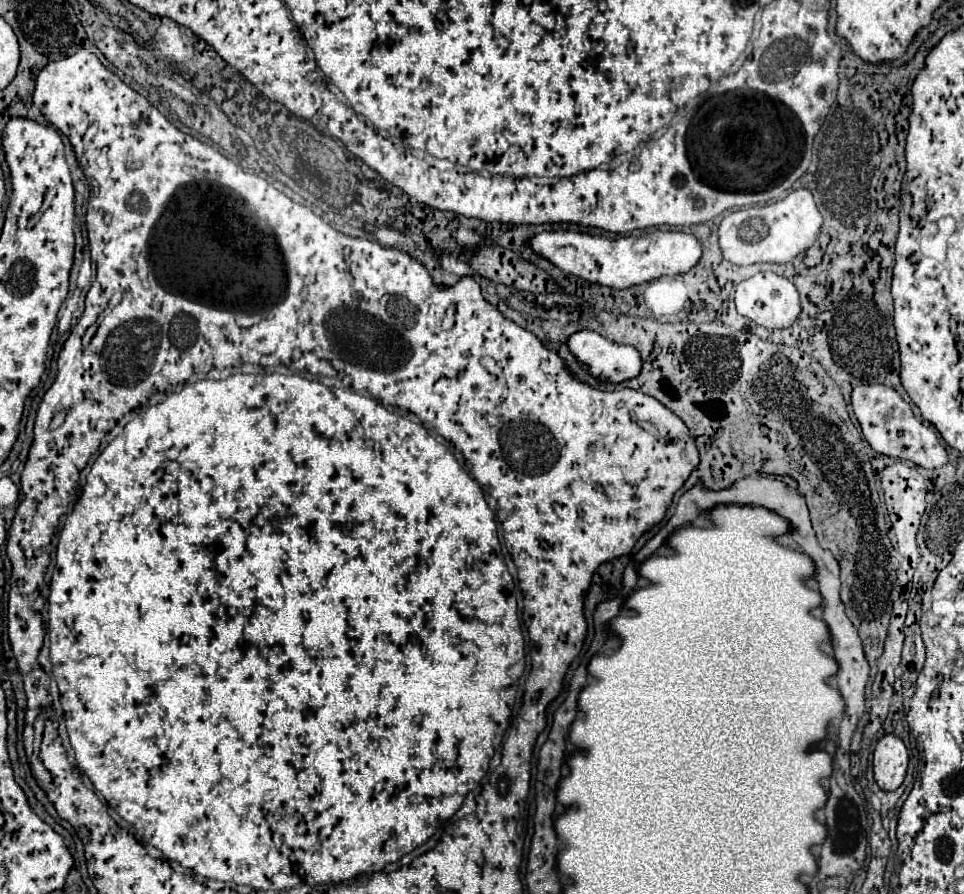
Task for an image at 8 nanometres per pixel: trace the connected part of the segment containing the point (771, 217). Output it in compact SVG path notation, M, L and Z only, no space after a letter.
M807 189L791 191L785 199L765 205L739 209L723 217L719 223L719 247L723 259L733 265L753 263L789 263L799 253L807 251L819 237L823 217Z

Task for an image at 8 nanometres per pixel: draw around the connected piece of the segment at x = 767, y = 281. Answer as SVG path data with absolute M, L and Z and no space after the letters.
M757 273L753 277L749 277L747 281L737 285L735 291L735 305L737 311L745 317L749 317L751 321L755 321L761 327L767 329L787 329L793 325L793 321L799 317L801 313L801 305L799 305L799 291L795 289L795 285L775 273Z

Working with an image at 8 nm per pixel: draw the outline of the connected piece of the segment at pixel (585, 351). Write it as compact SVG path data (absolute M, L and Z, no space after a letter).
M577 331L567 339L571 355L603 383L621 383L641 371L641 355L635 347L617 345L595 331Z

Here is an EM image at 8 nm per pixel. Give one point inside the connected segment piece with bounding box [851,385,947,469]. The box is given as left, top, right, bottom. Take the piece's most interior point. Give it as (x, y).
(887, 423)

